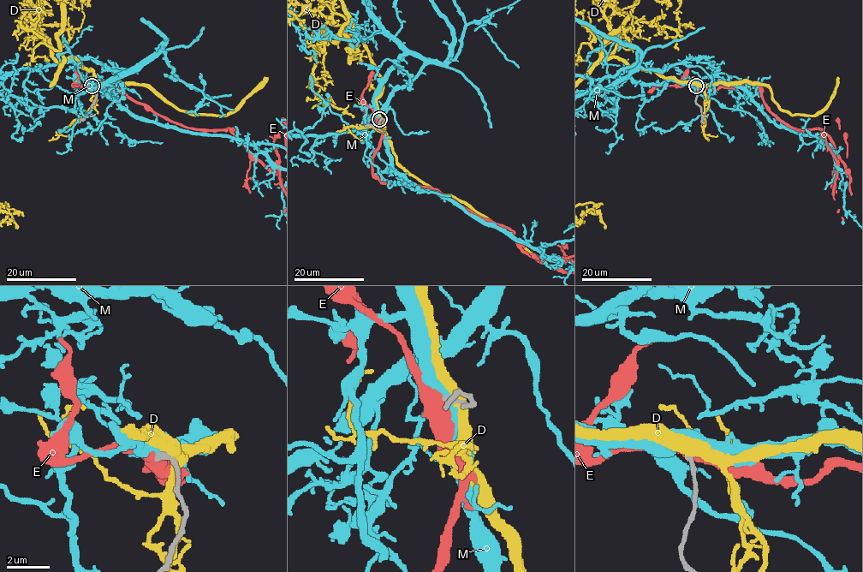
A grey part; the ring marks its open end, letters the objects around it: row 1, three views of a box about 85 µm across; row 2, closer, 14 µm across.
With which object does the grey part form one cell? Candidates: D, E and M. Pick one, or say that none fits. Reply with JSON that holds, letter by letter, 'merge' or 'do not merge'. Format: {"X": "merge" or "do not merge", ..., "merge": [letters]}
{"D": "do not merge", "E": "do not merge", "M": "do not merge", "merge": []}

